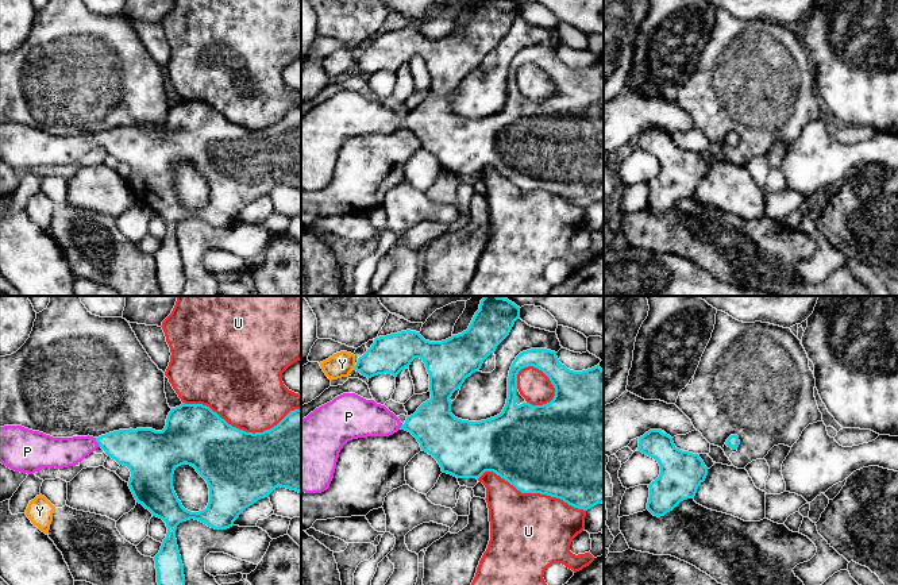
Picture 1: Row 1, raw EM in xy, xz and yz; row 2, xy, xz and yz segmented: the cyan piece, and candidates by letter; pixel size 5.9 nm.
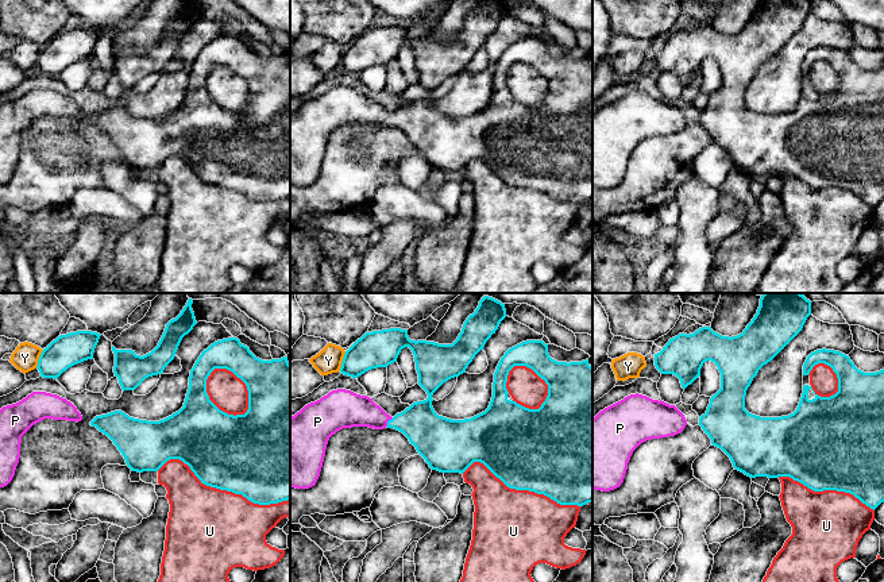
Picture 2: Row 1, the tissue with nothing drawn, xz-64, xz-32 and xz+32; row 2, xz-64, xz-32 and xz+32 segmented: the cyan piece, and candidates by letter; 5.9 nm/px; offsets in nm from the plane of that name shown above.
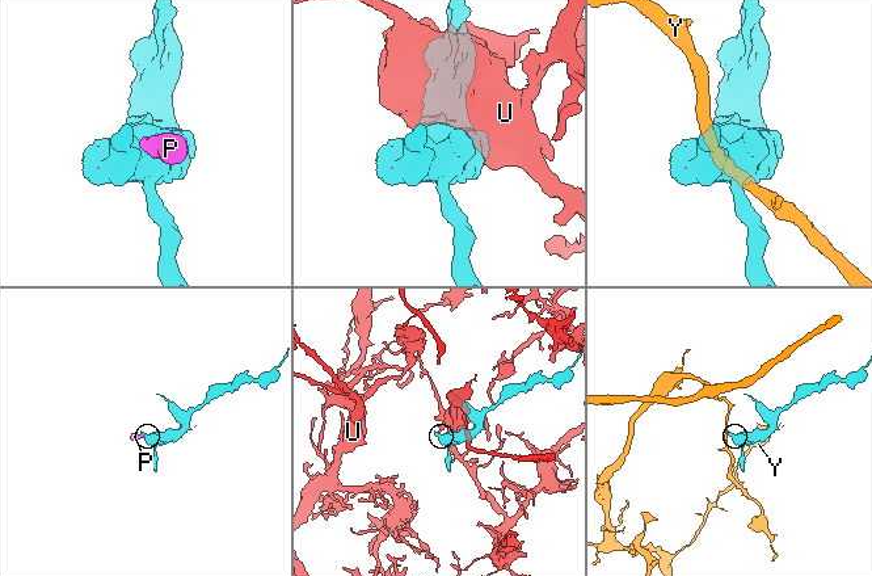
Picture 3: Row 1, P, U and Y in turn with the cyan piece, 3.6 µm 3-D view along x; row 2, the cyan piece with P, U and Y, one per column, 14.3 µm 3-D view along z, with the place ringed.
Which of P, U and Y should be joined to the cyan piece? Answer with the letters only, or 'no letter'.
P

